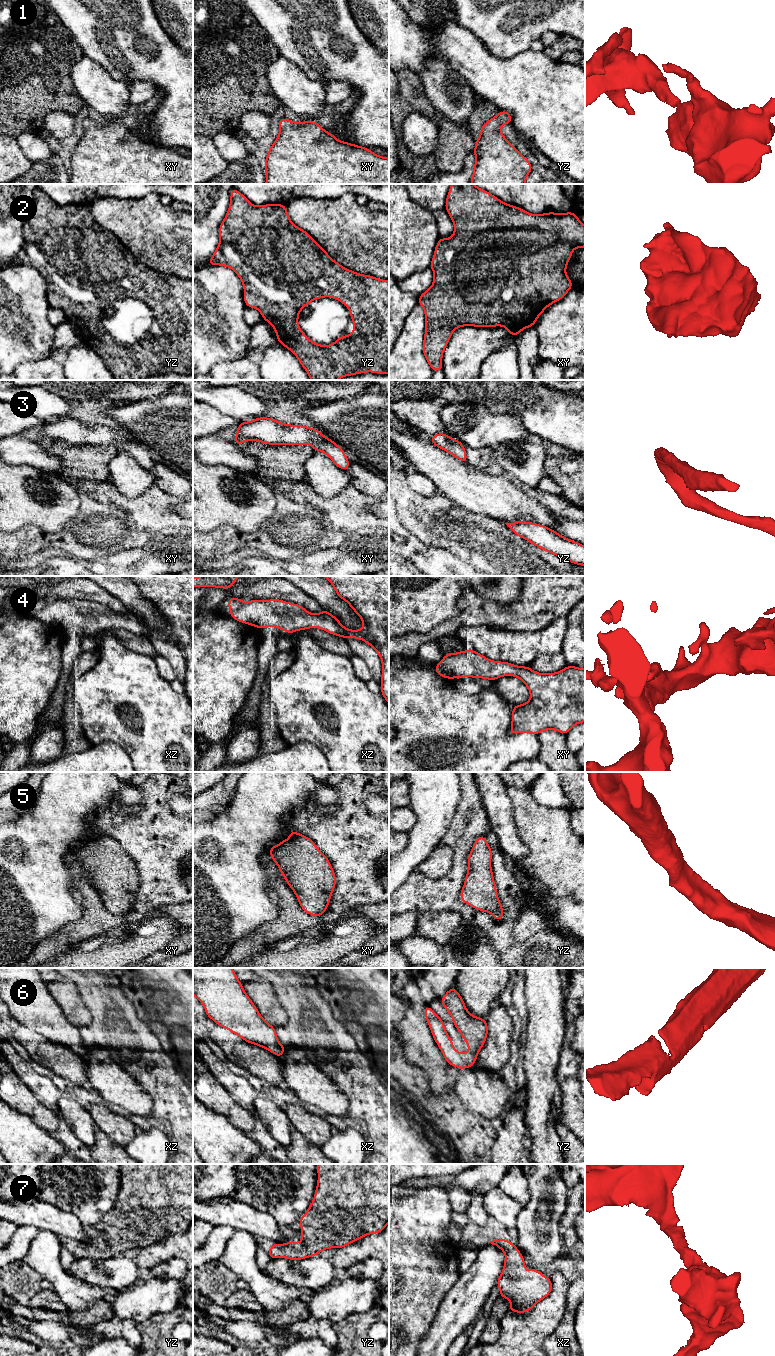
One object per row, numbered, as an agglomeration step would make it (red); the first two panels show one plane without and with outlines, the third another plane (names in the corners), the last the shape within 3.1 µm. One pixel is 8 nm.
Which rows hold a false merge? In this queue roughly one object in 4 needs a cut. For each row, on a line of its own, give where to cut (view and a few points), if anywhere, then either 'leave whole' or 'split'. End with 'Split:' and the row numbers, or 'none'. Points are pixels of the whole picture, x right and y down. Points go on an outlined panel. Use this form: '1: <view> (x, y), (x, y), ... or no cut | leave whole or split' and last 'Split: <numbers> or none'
1: no cut | leave whole
2: no cut | leave whole
3: no cut | leave whole
4: no cut | leave whole
5: no cut | leave whole
6: no cut | leave whole
7: no cut | leave whole
Split: none

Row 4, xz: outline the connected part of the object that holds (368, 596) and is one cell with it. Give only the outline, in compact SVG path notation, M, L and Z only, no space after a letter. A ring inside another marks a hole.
M323 576L334 587L336 594L346 601L361 618L364 627L360 630L345 628L339 620L326 610L317 614L308 612L301 605L280 599L254 600L244 603L241 598L228 598L230 616L256 628L275 626L288 634L308 628L319 628L345 639L357 638L369 644L382 660L381 694L389 705L389 576Z

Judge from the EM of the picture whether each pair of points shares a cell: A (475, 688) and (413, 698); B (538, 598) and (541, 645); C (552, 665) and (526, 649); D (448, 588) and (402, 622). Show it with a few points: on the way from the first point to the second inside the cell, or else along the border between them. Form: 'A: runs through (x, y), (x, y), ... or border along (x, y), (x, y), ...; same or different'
A: border along (455, 682), (469, 694), (483, 689); different
B: border along (561, 618), (556, 618), (536, 630), (517, 631); different
C: border along (561, 652), (540, 655), (527, 666); different
D: runs through (436, 588), (413, 610); same

